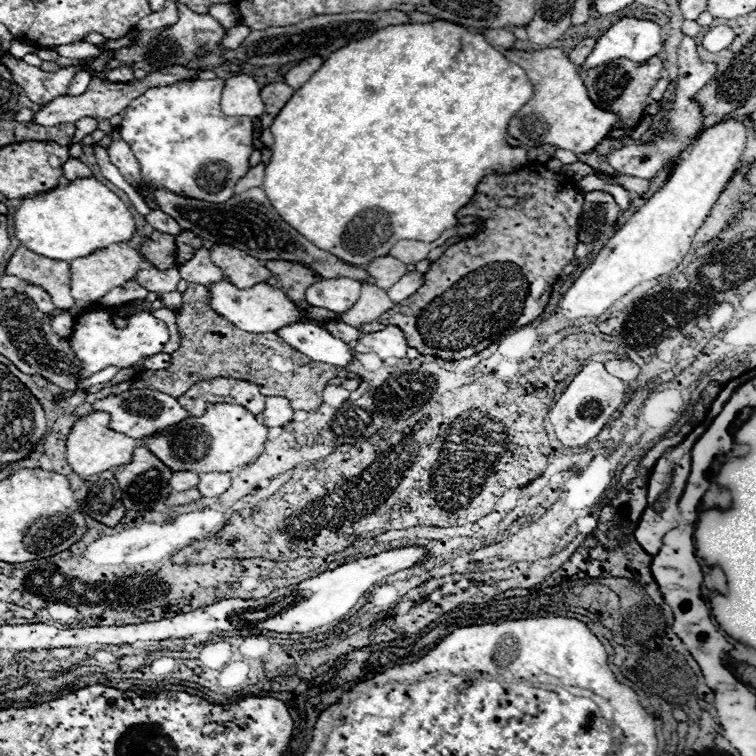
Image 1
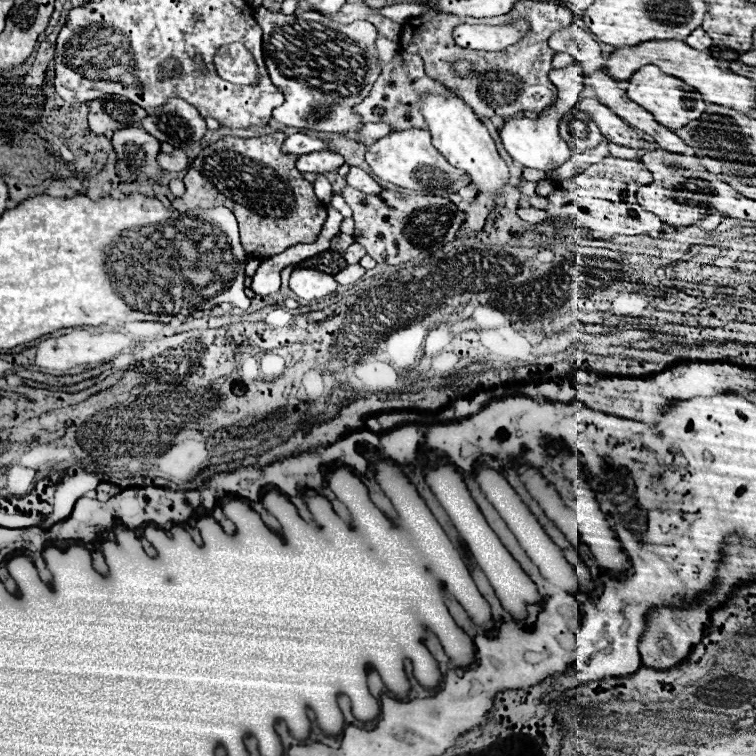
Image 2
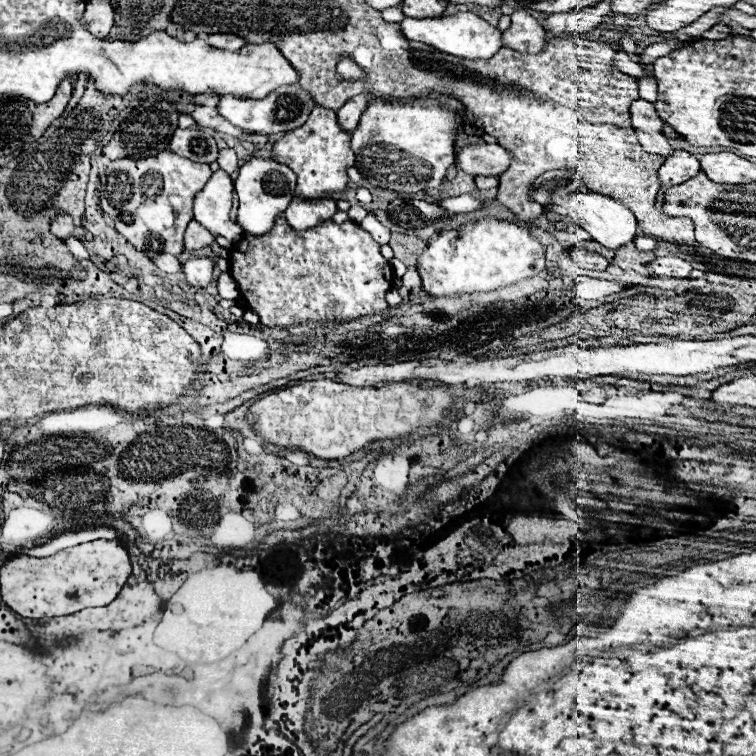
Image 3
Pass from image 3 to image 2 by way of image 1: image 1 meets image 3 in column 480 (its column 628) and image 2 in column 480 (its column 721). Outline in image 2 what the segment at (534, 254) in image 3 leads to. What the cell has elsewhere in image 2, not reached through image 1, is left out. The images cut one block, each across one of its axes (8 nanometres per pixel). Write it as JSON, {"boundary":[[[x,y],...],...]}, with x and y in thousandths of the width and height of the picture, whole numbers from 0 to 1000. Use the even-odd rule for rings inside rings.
{"boundary":[[[603,124],[595,127],[561,127],[558,130],[558,151],[566,161],[566,172],[571,177],[571,190],[579,201],[603,222],[611,222],[622,233],[622,243],[648,259],[659,259],[664,249],[675,241],[675,228],[669,214],[661,209],[651,180],[646,177],[643,167],[632,159],[619,138]]]}

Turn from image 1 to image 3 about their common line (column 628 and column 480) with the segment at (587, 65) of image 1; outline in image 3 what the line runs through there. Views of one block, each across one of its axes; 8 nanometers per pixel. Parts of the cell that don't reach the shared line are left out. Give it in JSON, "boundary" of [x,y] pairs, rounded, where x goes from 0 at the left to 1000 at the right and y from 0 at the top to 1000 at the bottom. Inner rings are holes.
{"boundary":[[[606,16],[598,21],[579,21],[579,24],[563,24],[563,26],[534,24],[529,29],[529,37],[540,53],[566,58],[582,69],[616,77],[616,79],[648,79],[667,61],[664,42],[624,16]]]}

